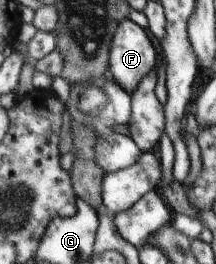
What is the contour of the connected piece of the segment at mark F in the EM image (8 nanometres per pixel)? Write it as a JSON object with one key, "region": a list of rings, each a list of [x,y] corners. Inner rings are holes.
{"region":[[[121,20],[116,27],[109,54],[109,67],[115,83],[129,95],[139,82],[155,69],[157,51],[153,41],[137,23]]]}

